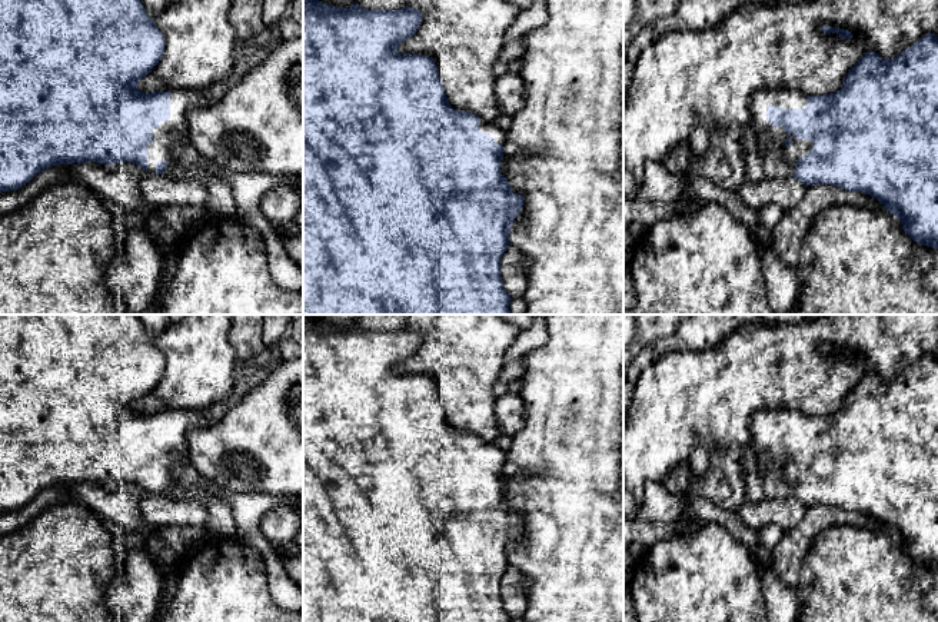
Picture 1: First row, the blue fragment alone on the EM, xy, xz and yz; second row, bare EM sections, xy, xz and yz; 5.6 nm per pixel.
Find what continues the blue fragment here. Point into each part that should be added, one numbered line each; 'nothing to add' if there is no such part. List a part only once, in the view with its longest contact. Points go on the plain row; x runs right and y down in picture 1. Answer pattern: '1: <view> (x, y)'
1: yz (779, 482)

